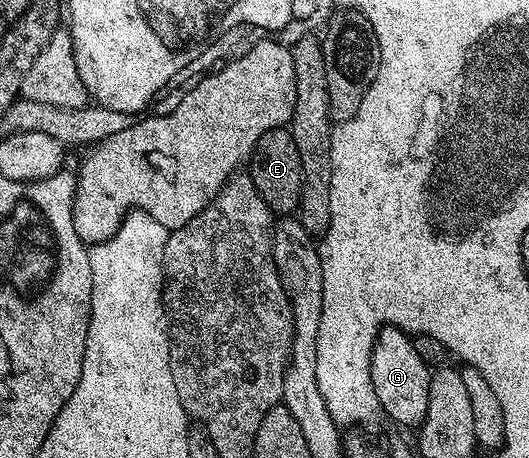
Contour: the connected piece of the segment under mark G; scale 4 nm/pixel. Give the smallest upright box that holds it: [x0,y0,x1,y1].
[371,325,432,427]

